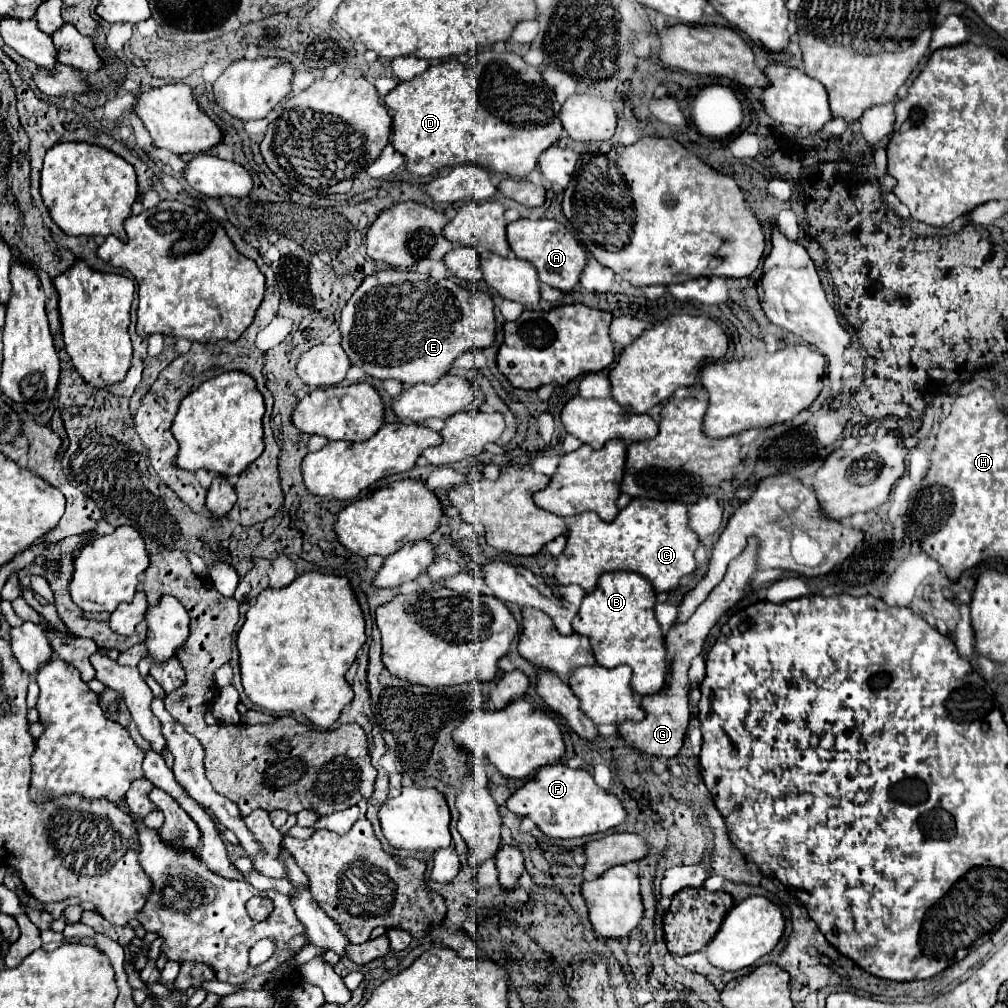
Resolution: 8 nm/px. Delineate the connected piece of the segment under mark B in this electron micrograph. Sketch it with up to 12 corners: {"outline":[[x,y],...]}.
{"outline":[[603,574],[573,630],[599,666],[633,670],[635,694],[665,686],[655,592]]}

